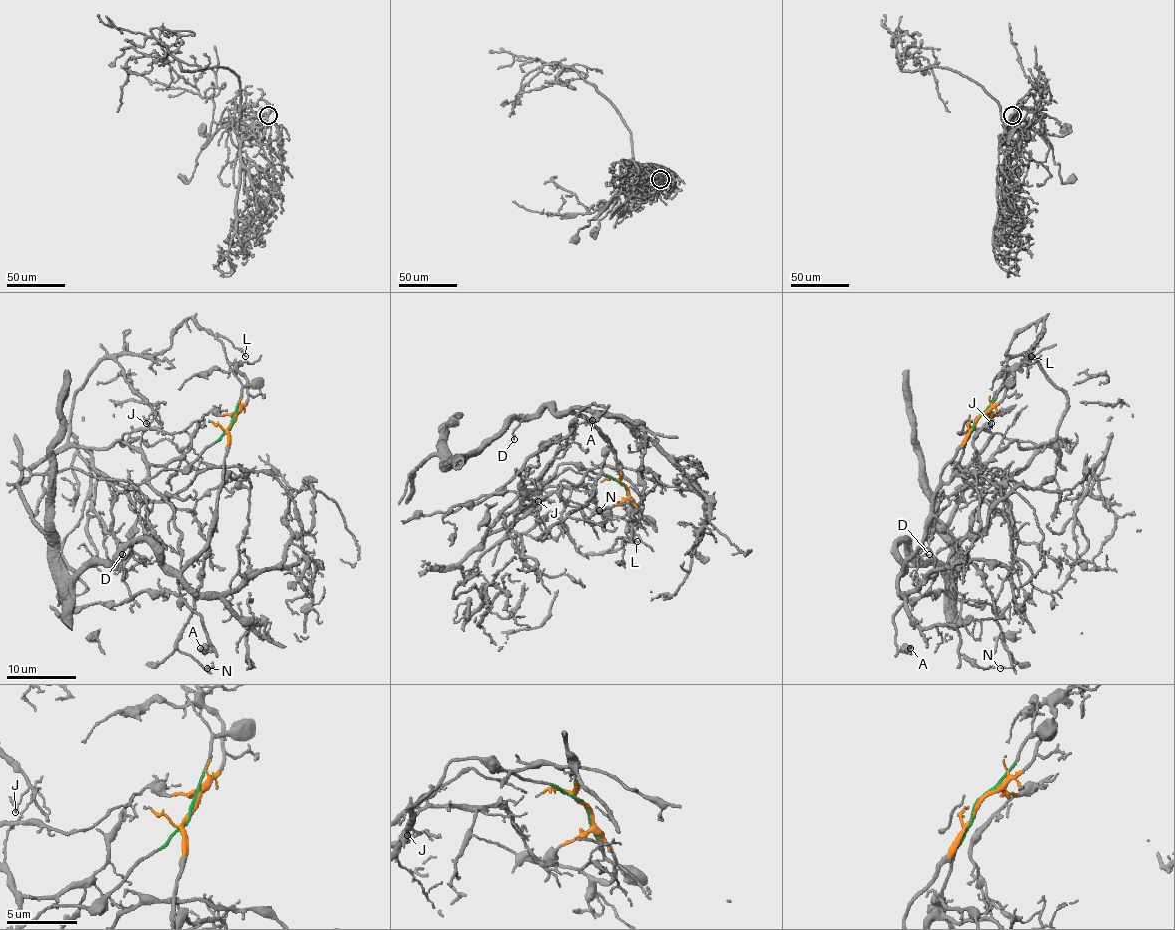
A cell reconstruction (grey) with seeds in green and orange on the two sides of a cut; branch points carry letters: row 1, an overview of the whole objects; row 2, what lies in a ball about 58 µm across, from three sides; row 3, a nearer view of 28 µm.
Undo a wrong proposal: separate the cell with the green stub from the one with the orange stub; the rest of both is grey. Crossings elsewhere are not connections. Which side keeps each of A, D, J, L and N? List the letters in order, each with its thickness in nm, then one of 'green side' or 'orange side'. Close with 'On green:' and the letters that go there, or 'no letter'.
A: calibre 750 nm; green side
D: calibre 120 nm; orange side
J: calibre 110 nm; green side
L: calibre 100 nm; green side
N: calibre 110 nm; orange side
On green: A, J, L

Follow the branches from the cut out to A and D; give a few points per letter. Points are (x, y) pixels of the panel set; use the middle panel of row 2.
A: (625, 486), (573, 464), (561, 464), (540, 483), (573, 436), (575, 417), (592, 403), (604, 408), (592, 420)
D: (625, 486), (620, 481), (616, 452), (585, 419), (556, 414), (544, 407), (516, 427), (514, 440)

